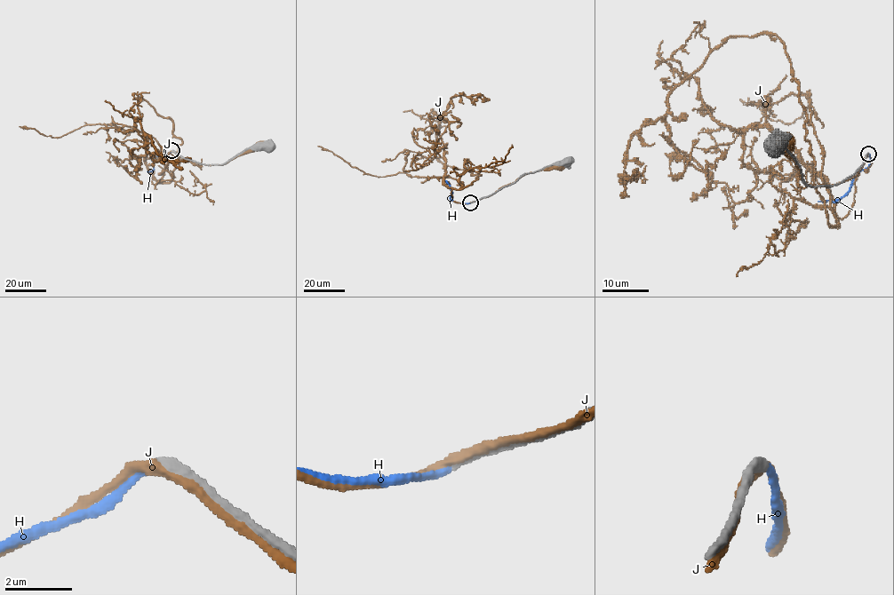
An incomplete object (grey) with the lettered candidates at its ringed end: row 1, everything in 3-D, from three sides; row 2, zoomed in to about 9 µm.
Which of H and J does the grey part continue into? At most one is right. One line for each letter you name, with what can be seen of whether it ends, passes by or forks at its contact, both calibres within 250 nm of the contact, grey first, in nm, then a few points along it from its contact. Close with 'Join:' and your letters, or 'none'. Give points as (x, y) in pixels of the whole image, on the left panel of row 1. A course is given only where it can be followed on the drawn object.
H: It ends there. Thickness 320 nm (grey) against 200 nm. Its course: (171, 151), (153, 157), (154, 169), (147, 171)
Join: H

